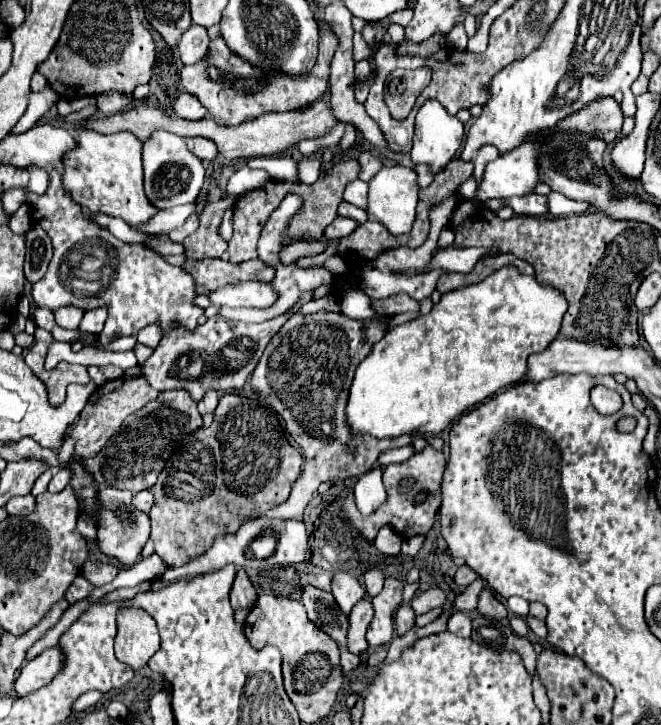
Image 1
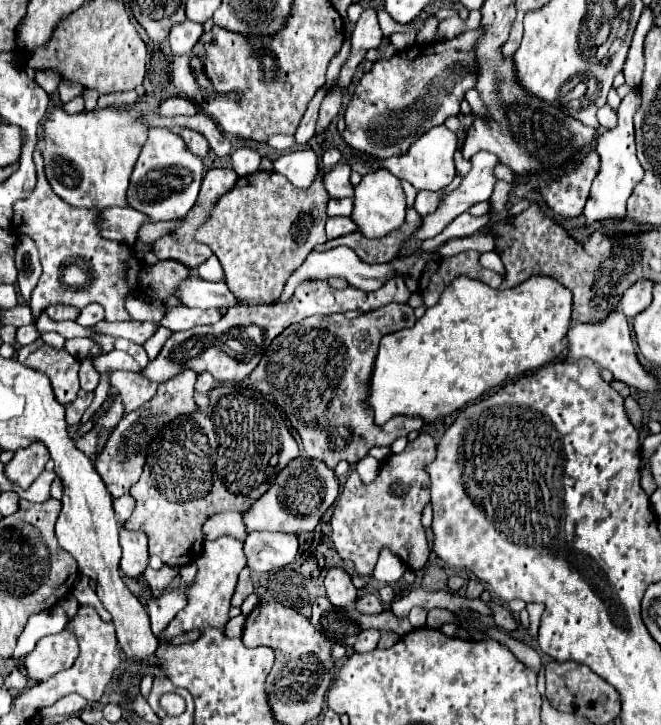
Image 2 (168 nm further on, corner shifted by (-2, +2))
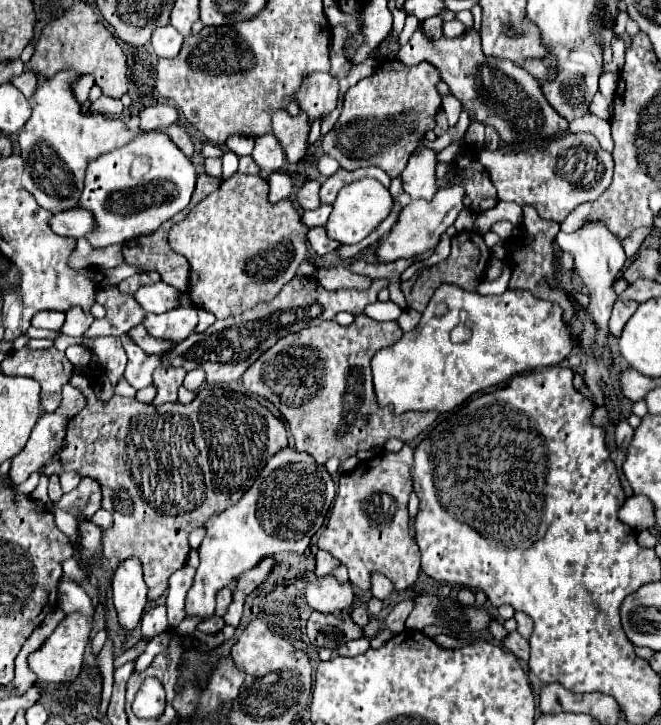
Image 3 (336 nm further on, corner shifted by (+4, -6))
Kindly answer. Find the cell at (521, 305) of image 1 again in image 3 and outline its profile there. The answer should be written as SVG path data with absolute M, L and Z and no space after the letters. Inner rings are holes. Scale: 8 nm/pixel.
M445 283L433 293L419 325L413 331L403 333L403 337L395 345L381 349L371 359L377 401L379 405L393 405L395 413L429 409L449 413L459 407L469 395L497 387L515 373L559 365L573 349L571 333L571 323L563 319L563 309L551 301L537 299L529 291L507 289L501 295L479 295Z

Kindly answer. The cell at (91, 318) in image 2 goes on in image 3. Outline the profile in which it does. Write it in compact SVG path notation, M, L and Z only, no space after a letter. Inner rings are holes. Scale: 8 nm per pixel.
M73 307L69 311L65 311L65 323L61 327L61 331L65 335L71 335L71 337L79 337L83 335L93 323L93 317L85 311L81 311L79 307Z

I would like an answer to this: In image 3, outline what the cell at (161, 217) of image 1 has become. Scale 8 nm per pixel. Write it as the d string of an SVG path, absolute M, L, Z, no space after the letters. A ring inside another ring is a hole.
M81 209L53 211L53 215L49 217L49 227L57 235L79 239L85 237L89 231L93 231L93 219L89 219L89 211L81 211Z

